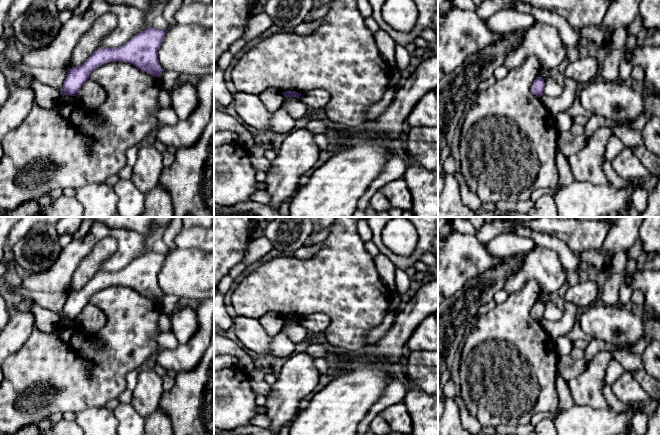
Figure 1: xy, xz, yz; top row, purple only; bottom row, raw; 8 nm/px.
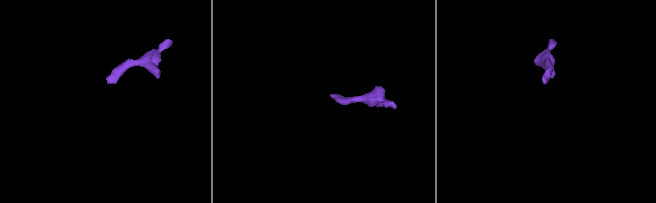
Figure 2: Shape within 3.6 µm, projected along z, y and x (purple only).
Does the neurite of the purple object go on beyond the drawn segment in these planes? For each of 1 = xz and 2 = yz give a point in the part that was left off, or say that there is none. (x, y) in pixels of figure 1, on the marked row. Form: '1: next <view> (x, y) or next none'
1: next none
2: next none

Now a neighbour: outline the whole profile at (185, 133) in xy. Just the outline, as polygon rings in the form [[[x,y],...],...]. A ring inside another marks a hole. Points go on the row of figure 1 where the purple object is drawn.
[[[214,74],[201,77],[196,89],[198,92],[198,107],[196,110],[189,118],[179,119],[173,125],[160,125],[155,131],[156,140],[177,149],[191,147],[199,140],[211,118]]]

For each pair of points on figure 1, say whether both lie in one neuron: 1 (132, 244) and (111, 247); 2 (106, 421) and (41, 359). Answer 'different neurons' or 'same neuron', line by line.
1: different neurons
2: different neurons

